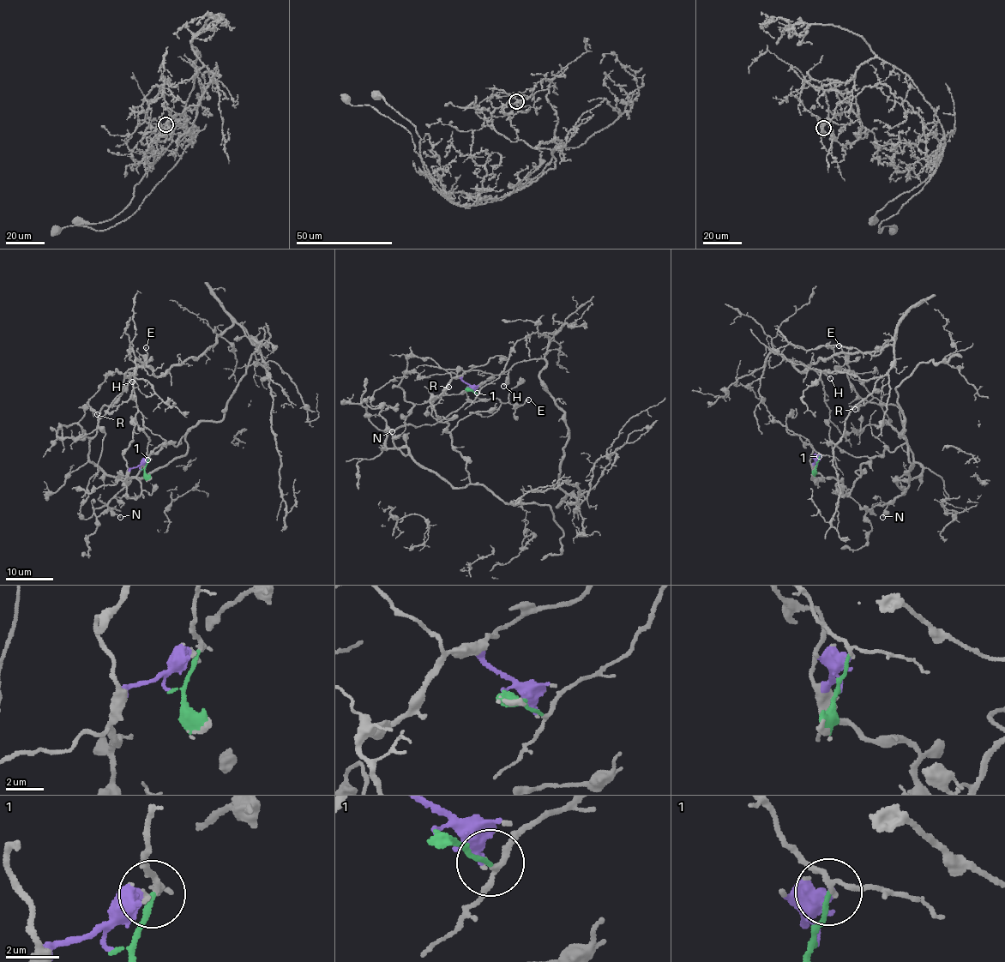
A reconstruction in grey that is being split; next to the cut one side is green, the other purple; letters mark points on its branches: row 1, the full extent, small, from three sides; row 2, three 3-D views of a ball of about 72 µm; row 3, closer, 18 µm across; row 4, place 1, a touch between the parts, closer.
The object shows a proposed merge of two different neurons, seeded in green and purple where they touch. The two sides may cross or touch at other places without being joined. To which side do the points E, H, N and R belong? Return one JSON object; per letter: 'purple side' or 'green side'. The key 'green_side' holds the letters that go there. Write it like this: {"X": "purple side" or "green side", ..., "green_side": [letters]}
{"E": "purple side", "H": "green side", "N": "purple side", "R": "purple side", "green_side": ["H"]}

